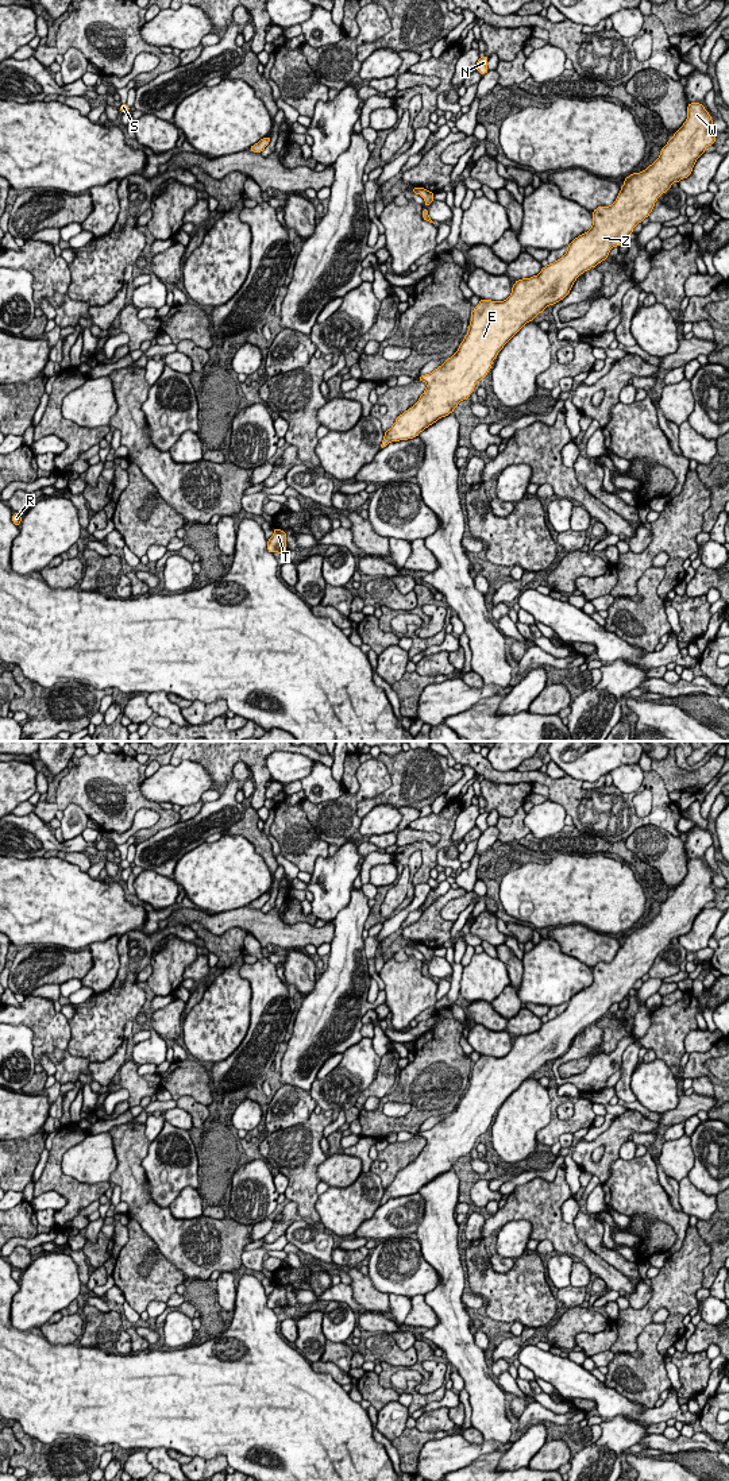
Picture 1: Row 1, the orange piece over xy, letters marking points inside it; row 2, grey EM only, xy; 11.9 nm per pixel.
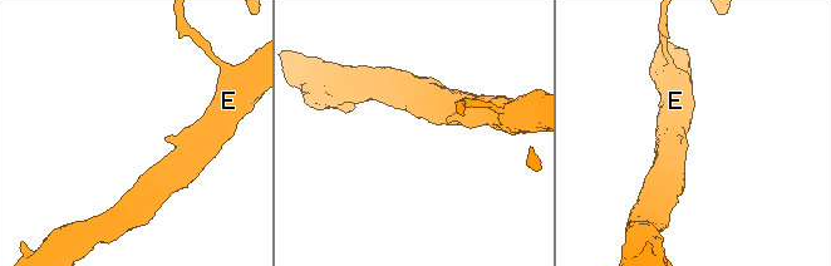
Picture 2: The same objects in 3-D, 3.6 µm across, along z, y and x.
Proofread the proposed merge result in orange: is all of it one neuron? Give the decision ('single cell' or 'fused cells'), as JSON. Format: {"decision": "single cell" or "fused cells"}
{"decision": "single cell"}

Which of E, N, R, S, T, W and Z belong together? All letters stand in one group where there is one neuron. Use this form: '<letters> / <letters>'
E N R S T W Z

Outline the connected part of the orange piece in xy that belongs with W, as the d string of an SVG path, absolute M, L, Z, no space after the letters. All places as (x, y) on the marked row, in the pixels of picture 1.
M690 103L686 122L660 150L659 158L645 170L626 177L610 207L598 207L593 211L593 227L575 238L560 259L548 263L537 275L517 279L505 301L481 298L471 312L467 335L458 351L432 373L418 377L418 381L427 383L424 393L385 432L381 450L392 441L417 437L420 432L439 419L452 413L460 401L470 398L475 385L487 375L493 360L504 346L547 306L563 300L580 274L605 261L613 247L625 243L633 228L649 216L657 198L671 188L672 182L679 182L691 174L705 149L714 144L713 131L713 120L705 107L699 103Z

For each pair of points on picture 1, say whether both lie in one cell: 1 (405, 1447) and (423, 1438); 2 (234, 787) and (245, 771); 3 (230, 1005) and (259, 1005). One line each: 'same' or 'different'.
1: same
2: different
3: different

